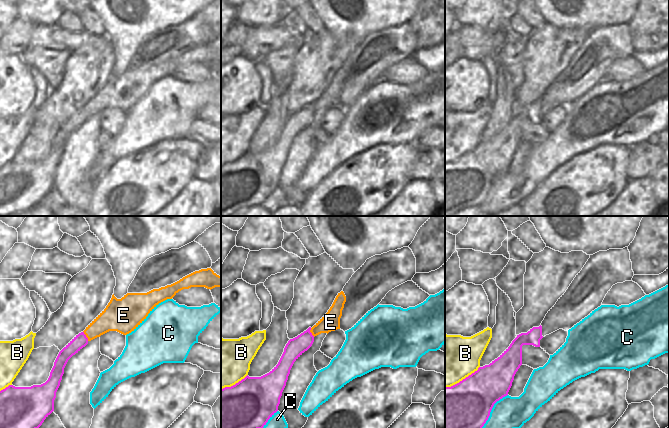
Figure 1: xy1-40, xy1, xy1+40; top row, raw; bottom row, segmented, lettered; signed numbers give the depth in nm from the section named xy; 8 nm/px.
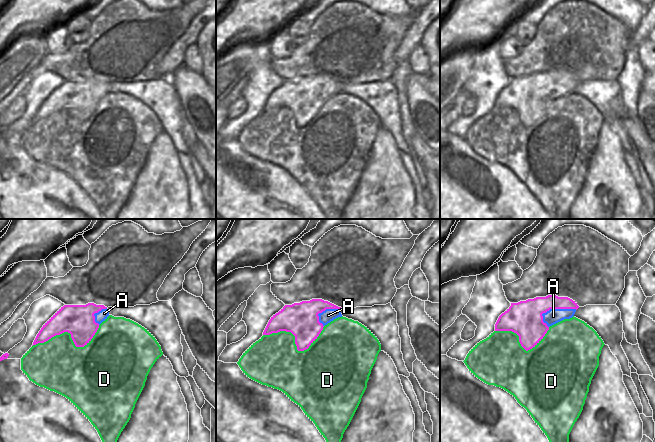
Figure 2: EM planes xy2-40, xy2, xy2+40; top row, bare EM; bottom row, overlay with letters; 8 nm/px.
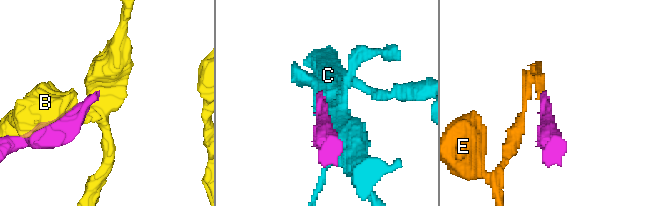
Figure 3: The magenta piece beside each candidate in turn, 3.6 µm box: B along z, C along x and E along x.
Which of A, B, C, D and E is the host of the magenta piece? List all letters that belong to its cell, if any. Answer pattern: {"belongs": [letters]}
{"belongs": ["E"]}

